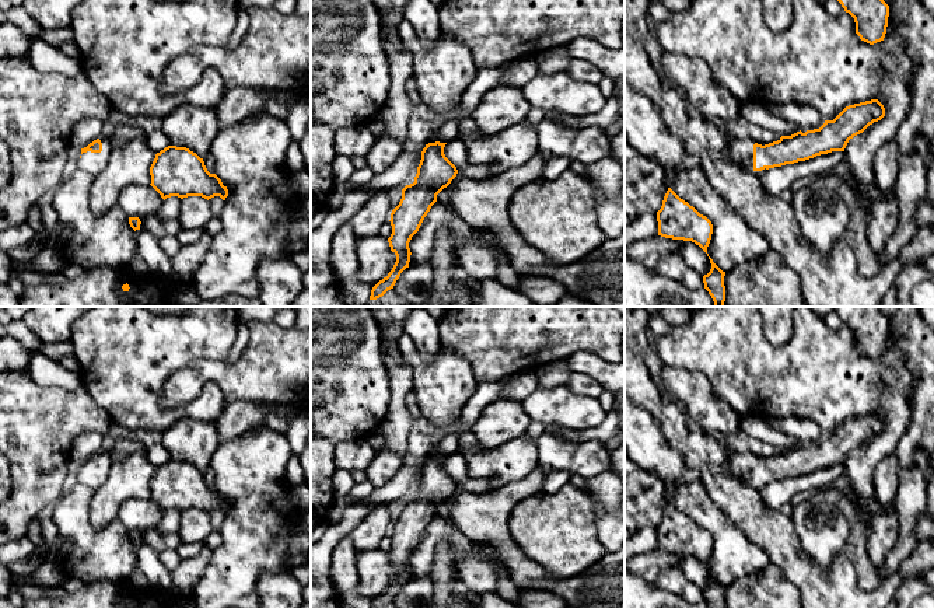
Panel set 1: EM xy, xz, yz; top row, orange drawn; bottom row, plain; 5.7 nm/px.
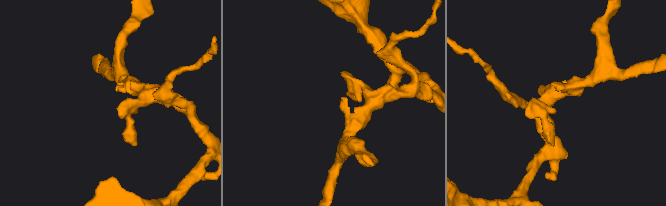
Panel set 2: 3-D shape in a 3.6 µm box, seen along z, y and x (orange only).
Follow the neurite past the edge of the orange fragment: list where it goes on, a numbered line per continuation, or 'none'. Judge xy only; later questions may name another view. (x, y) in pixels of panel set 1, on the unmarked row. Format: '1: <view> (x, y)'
1: xy (93, 477)

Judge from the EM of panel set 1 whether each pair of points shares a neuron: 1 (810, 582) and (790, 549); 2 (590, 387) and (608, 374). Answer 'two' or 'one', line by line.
1: one
2: two

